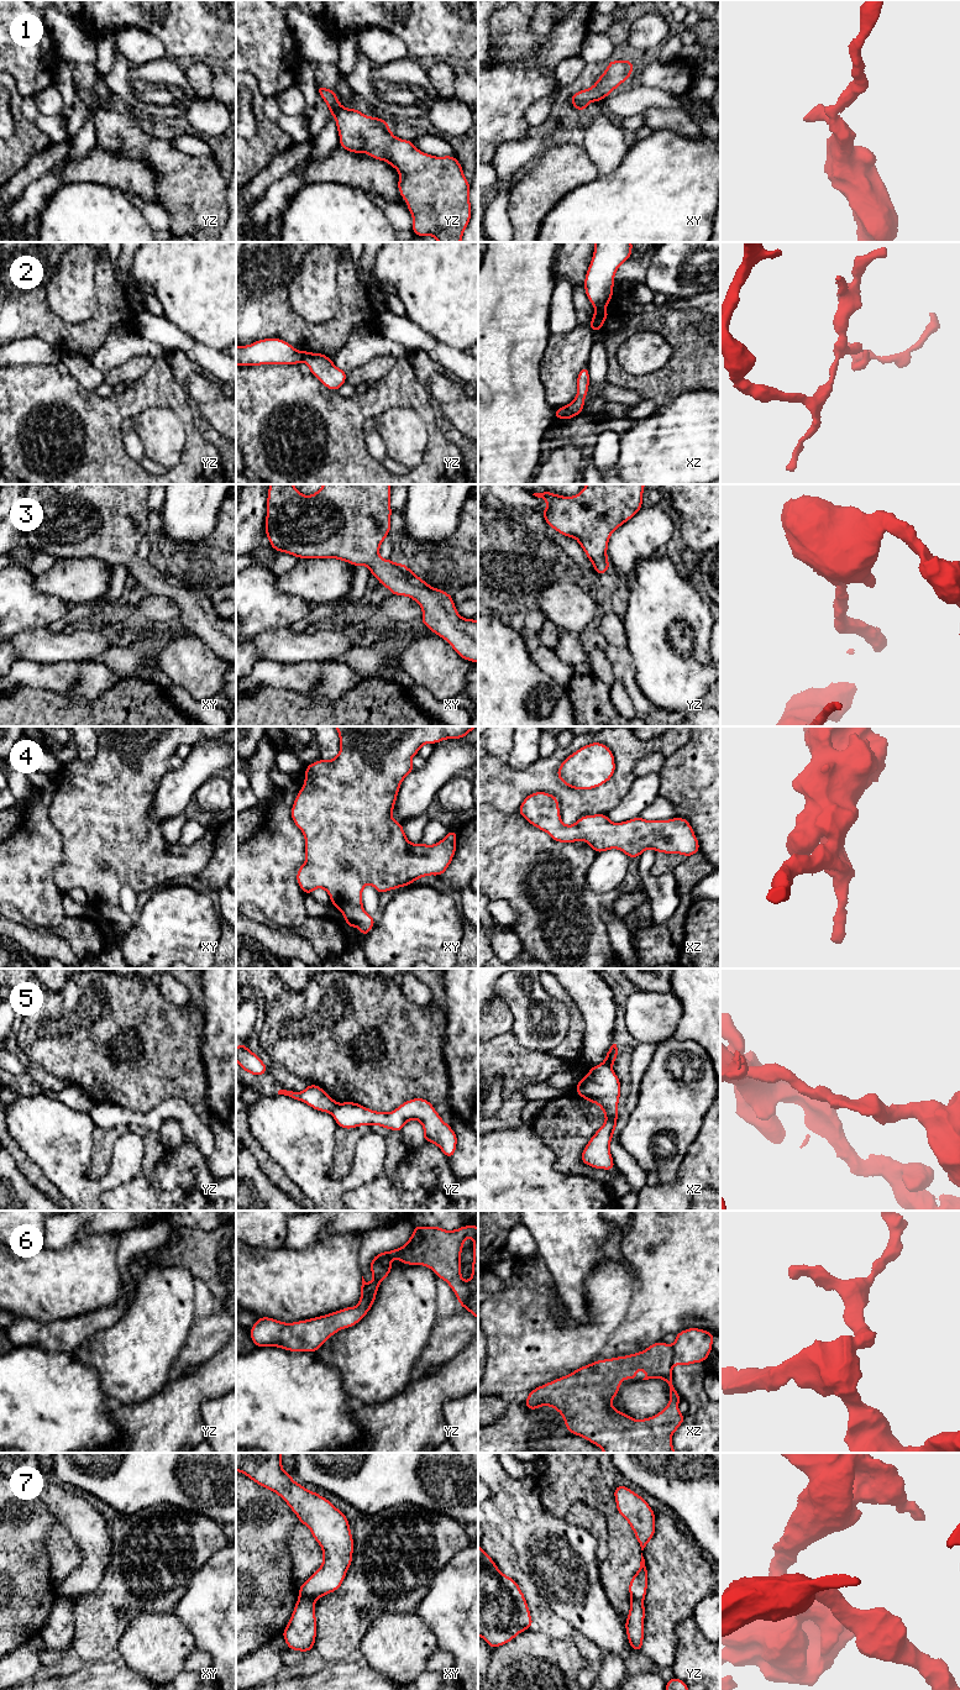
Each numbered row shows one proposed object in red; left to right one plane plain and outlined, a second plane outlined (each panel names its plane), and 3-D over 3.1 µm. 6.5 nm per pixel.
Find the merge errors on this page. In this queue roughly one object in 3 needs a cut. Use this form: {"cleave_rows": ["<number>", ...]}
{"cleave_rows": ["2", "5", "6", "7"]}

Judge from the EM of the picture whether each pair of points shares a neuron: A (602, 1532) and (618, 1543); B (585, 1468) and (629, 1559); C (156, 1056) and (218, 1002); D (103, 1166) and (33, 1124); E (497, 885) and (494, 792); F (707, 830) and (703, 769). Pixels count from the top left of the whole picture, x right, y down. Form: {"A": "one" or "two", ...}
{"A": "two", "B": "one", "C": "two", "D": "two", "E": "two", "F": "one"}

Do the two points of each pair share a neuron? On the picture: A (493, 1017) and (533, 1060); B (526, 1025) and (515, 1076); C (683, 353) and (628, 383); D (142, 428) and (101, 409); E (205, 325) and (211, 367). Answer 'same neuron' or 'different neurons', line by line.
A: different neurons
B: different neurons
C: same neuron
D: different neurons
E: different neurons

